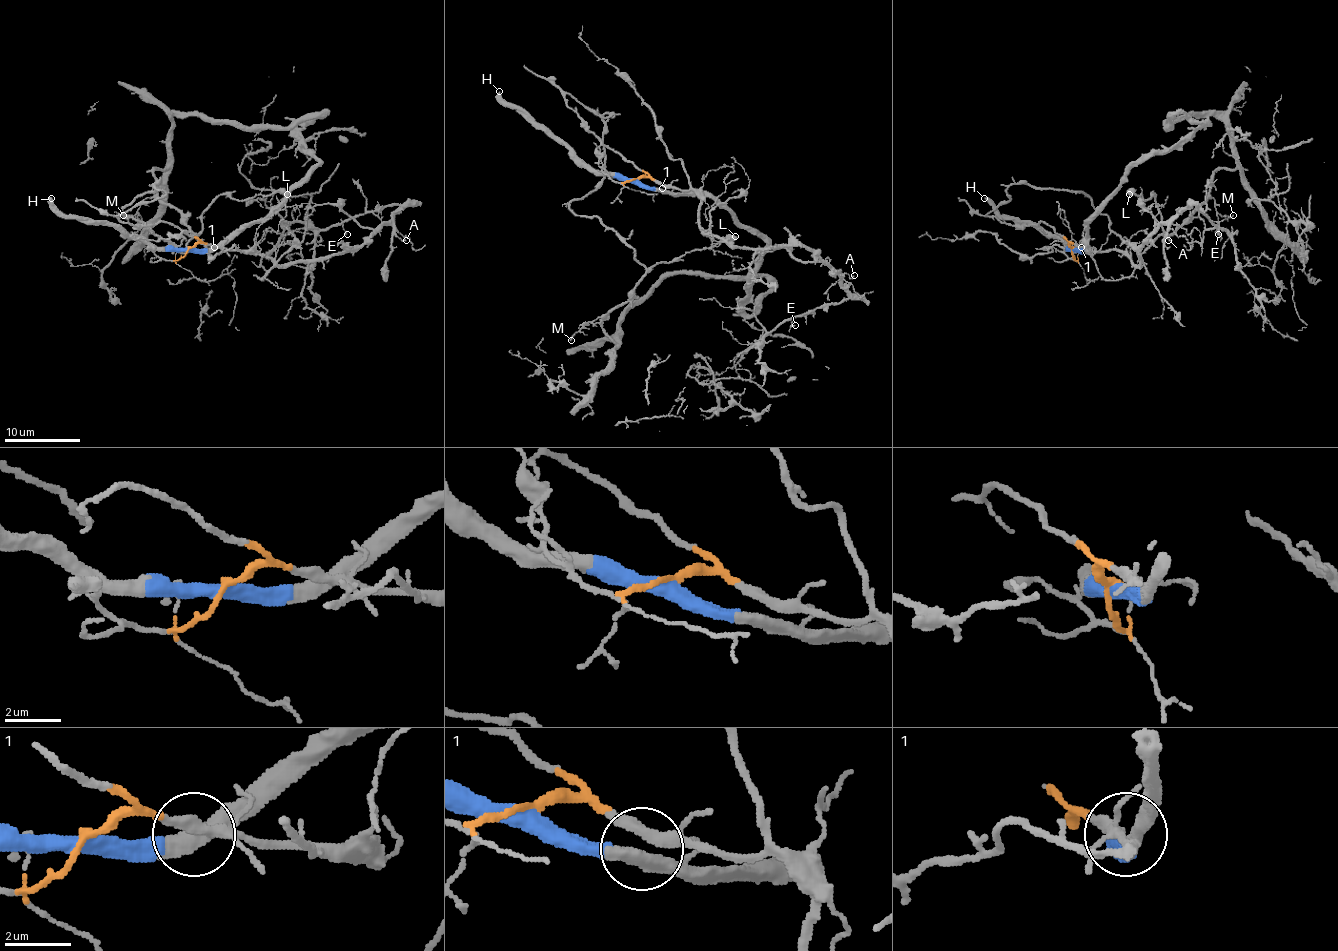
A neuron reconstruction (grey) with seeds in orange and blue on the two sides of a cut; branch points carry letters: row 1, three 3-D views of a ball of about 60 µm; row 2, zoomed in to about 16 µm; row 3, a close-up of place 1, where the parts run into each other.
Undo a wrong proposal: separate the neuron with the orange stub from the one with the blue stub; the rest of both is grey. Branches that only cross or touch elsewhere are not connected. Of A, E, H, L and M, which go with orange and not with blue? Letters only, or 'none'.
A, E

